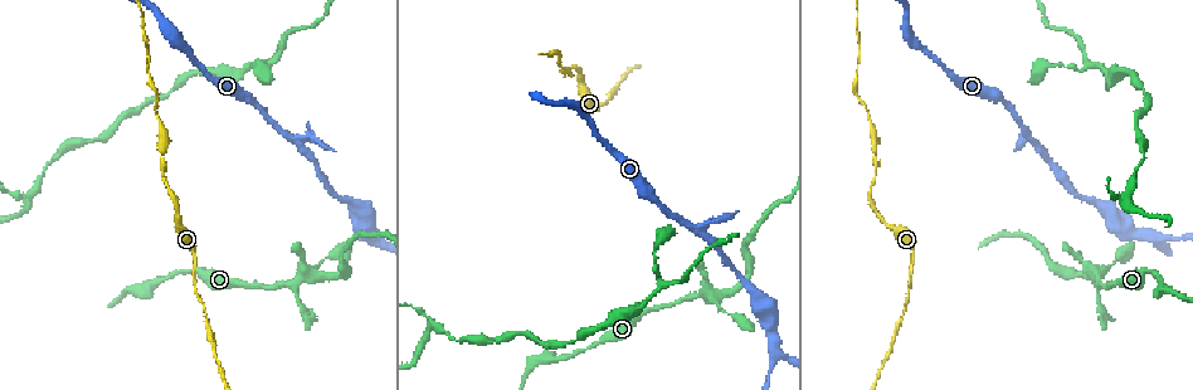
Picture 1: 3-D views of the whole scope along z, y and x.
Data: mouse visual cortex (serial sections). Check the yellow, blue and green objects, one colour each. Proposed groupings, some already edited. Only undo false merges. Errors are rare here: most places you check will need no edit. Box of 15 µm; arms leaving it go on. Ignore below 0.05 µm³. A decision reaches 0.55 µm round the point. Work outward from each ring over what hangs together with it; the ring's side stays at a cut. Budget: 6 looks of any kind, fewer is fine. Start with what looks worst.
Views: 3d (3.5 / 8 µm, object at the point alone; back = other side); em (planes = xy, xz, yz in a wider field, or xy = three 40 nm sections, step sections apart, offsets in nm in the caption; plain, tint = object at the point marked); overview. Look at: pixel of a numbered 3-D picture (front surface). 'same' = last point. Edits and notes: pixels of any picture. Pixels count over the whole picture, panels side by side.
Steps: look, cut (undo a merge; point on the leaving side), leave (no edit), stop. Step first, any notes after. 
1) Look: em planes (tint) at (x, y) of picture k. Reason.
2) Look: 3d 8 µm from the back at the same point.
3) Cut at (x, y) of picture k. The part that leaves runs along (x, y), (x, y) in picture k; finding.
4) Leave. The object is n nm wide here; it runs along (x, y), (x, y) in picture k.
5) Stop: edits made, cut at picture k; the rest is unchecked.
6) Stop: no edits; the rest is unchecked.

Look: 3d 3.5 µm from the back at (713, 293) of picture 1. Sharp bend.

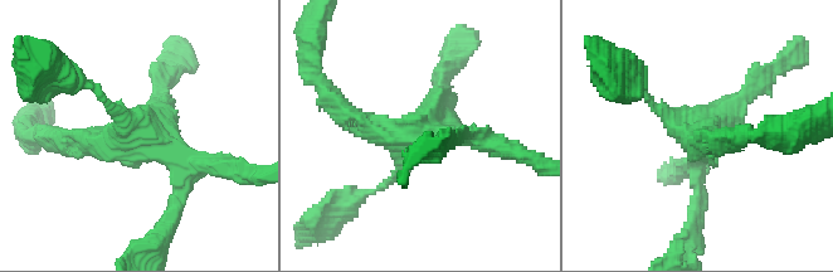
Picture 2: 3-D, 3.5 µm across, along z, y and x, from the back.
Look: em planes (plain) at (139, 131) of picture 2. 4 arms meet here; the arms are 100, 200, 250, 250 nm wide; now the EM.

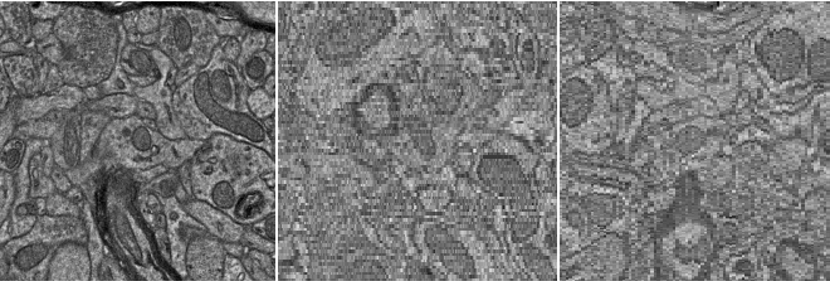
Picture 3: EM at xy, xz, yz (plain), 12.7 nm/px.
Look: em planes (tint) at the same point.

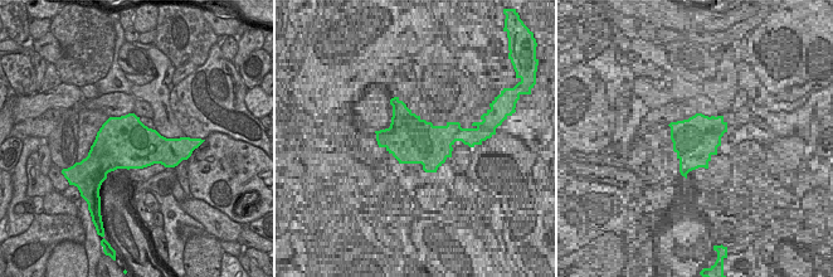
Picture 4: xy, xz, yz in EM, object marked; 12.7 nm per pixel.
Leave. One cell here.

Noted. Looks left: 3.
Look: 3d 8 µm at (1033, 137) of picture 1. Two arms in line, one across.

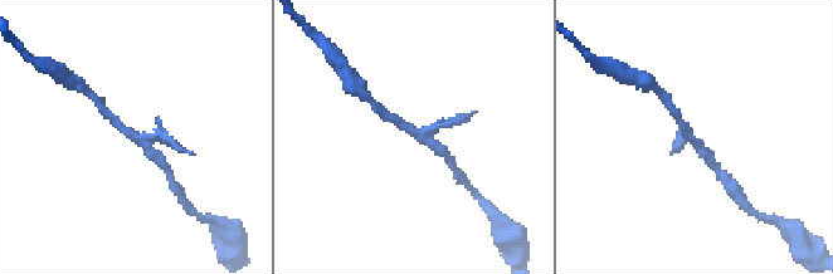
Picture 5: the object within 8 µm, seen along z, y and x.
Look: 3d 3.5 µm at (689, 139) of picture 5. Zoom in.

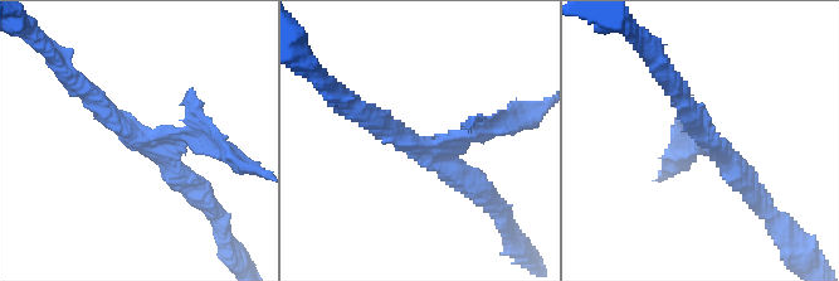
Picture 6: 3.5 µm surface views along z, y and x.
Look: em xy step 1 (tint) at (136, 136) of picture 6.

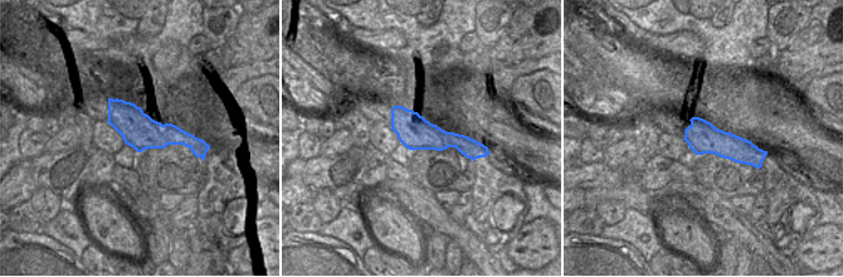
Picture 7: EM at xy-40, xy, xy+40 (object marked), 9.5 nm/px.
Leave. It runs along (111, 102), (141, 132), (194, 144) in picture 7; continuous, no second cell.

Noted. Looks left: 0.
Stop: no edits; the rest is unchecked.

